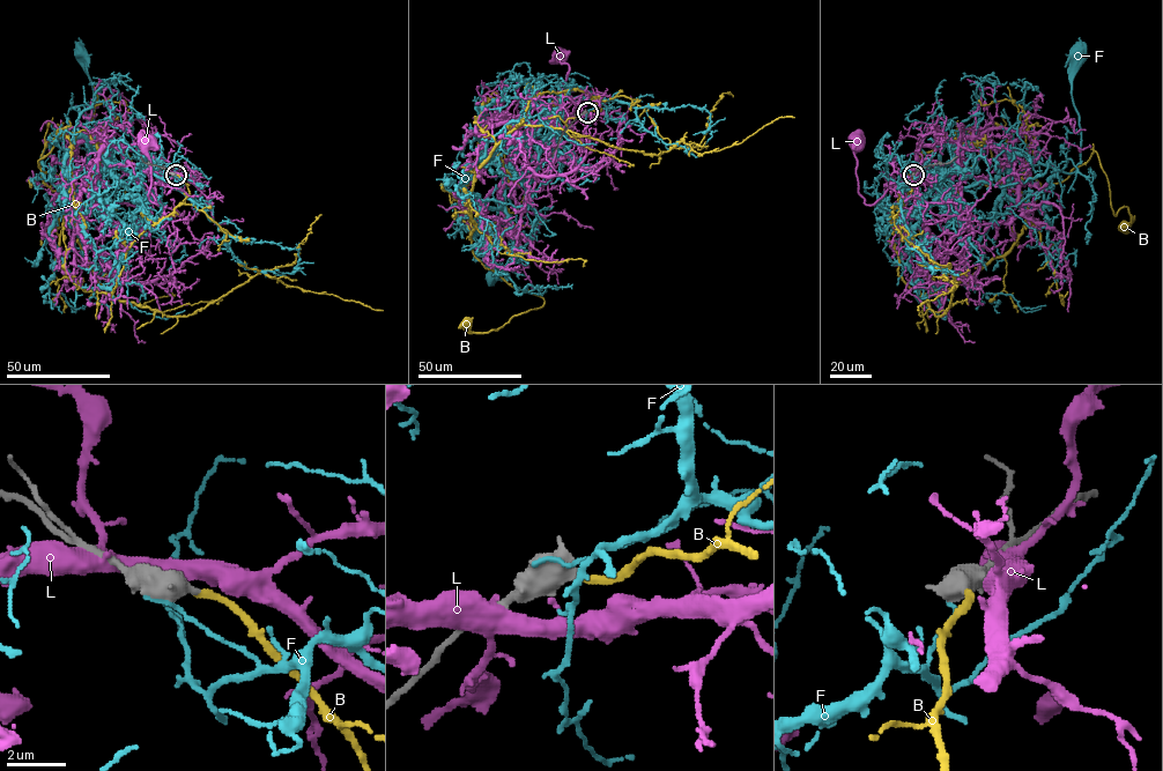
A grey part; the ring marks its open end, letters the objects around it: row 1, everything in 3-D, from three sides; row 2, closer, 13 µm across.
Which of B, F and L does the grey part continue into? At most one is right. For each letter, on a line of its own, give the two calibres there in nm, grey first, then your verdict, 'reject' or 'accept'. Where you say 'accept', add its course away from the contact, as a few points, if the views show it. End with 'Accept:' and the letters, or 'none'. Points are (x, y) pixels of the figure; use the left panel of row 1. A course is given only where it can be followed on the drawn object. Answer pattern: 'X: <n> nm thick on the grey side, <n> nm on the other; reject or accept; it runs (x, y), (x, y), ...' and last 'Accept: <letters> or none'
B: 550 nm thick on the grey side, 260 nm on the other; accept; it runs (176, 175), (189, 195), (133, 242), (111, 294), (57, 256), (60, 185), (126, 152), (117, 208), (53, 225)
F: 550 nm thick on the grey side, 160 nm on the other; reject
L: 440 nm thick on the grey side, 200 nm on the other; reject
Accept: B

